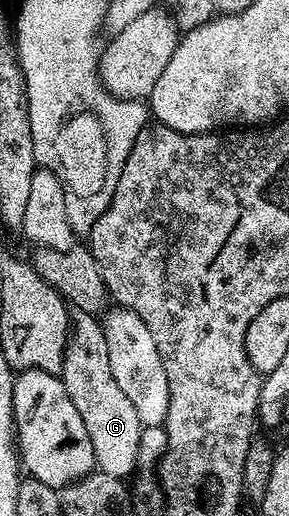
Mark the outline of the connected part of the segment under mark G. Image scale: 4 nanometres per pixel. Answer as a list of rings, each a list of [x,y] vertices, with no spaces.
[[[77,311],[71,319],[71,334],[65,344],[65,356],[61,362],[59,378],[65,383],[67,397],[79,409],[79,417],[83,417],[83,425],[87,425],[87,433],[91,437],[93,452],[97,458],[96,466],[106,475],[129,477],[134,474],[134,463],[137,460],[137,446],[140,445],[142,425],[135,405],[131,405],[127,393],[119,389],[119,381],[115,381],[115,373],[111,371],[111,361],[107,357],[107,337],[105,328],[98,316]]]

